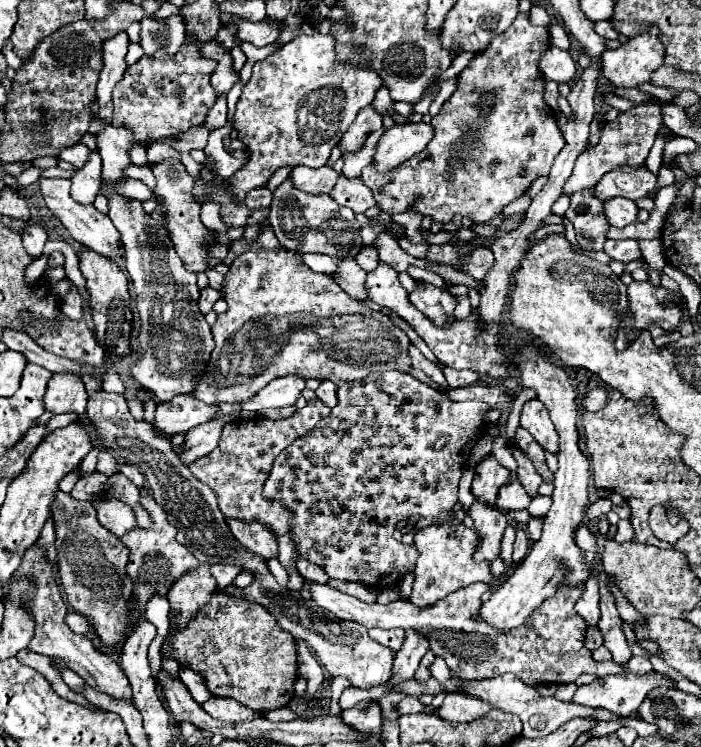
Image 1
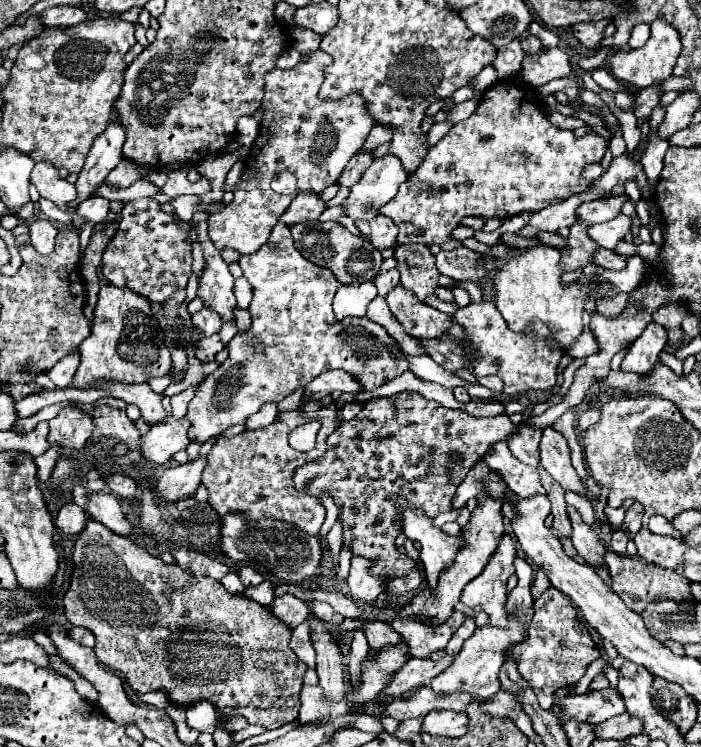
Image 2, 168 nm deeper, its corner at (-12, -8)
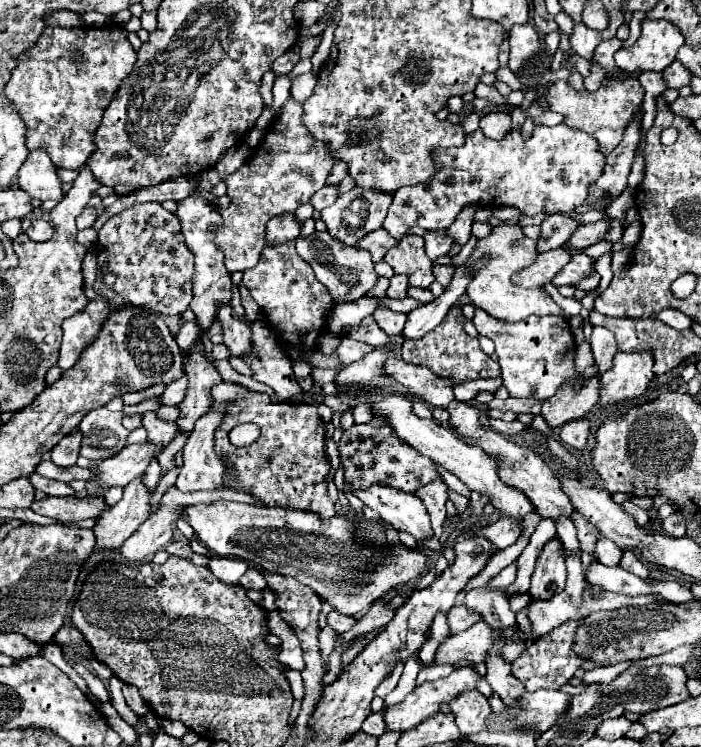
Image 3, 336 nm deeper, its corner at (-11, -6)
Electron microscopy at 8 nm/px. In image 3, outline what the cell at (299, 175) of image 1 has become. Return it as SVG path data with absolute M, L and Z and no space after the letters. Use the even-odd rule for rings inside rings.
M293 213L277 215L267 223L267 243L285 243L301 233L301 223Z

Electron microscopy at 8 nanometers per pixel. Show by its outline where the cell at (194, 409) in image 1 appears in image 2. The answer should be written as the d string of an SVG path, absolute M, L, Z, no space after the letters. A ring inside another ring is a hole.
M168 417L164 423L150 427L150 431L142 435L142 441L140 441L142 459L156 465L166 463L174 453L188 447L190 443L188 429L190 429L190 423L186 417L180 421L174 417Z

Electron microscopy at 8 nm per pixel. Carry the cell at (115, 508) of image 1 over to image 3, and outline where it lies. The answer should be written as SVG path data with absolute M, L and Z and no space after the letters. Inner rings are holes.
M39 473L31 475L31 483L35 485L35 489L47 493L47 495L75 495L73 487L65 481L55 481L55 479L45 479Z

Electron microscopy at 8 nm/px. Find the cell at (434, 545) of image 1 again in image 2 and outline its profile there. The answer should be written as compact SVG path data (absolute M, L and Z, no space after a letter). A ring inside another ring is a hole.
M404 499L396 501L396 509L400 511L400 519L404 523L402 527L404 535L422 545L420 559L426 569L426 583L428 587L434 589L438 583L438 573L452 563L456 551L460 551L464 543L462 539L450 537L440 527L432 525L430 517L426 517L424 511L416 511L414 507L408 507Z

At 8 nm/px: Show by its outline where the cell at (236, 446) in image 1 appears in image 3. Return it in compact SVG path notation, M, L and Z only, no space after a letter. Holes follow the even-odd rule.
M247 393L217 429L215 453L225 467L223 487L249 493L265 507L311 511L323 519L335 515L325 485L325 475L331 469L325 455L325 421L309 415L303 401L271 403L265 393ZM239 423L257 423L261 427L259 439L247 447L231 445L227 435Z

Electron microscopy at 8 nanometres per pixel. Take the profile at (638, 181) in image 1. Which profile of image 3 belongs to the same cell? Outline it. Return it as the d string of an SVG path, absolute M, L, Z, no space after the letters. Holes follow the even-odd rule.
M555 213L551 217L547 217L541 223L541 239L537 241L539 251L551 251L561 247L565 241L569 241L569 237L575 233L575 229L581 225L581 221L569 217L569 215L561 215Z

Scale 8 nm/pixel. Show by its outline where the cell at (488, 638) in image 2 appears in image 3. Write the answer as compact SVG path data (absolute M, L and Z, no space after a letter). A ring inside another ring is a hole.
M459 665L459 667L453 669L453 673L449 677L443 677L443 679L437 679L437 681L427 681L427 683L415 687L403 703L393 705L393 707L385 707L385 711L387 711L385 713L387 731L407 731L407 729L419 725L419 721L425 721L427 717L433 717L435 713L439 713L443 703L451 703L463 691L477 689L479 679L481 679L481 673L475 669L475 665Z

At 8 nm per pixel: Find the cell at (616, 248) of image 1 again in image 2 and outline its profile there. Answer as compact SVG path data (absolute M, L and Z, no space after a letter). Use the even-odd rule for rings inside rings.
M598 249L596 255L592 255L592 263L602 267L602 269L624 269L626 267L626 257L616 255L610 249Z

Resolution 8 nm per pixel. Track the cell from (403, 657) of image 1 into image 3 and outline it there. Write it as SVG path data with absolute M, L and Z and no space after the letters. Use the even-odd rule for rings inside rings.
M457 605L447 613L447 623L449 623L449 635L461 633L465 629L469 629L475 621L479 621L479 613L467 609L465 605Z

